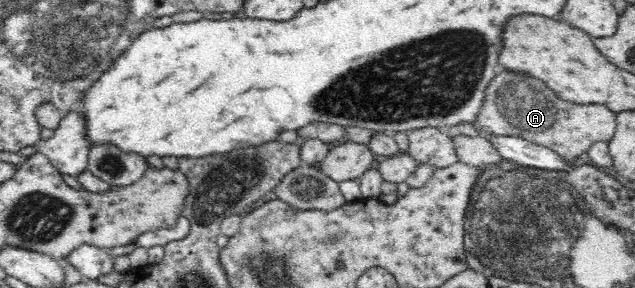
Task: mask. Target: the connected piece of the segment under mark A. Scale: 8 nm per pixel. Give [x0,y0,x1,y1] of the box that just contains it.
[472,71,616,162]

